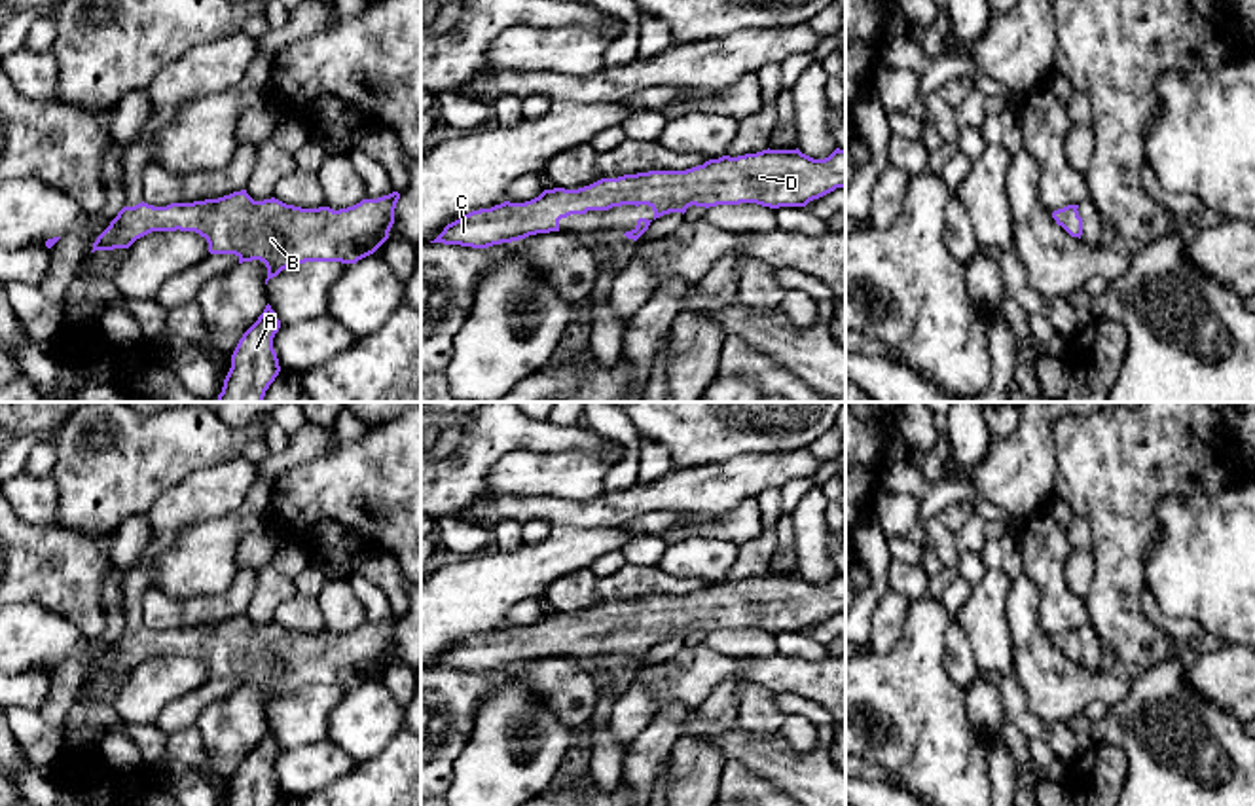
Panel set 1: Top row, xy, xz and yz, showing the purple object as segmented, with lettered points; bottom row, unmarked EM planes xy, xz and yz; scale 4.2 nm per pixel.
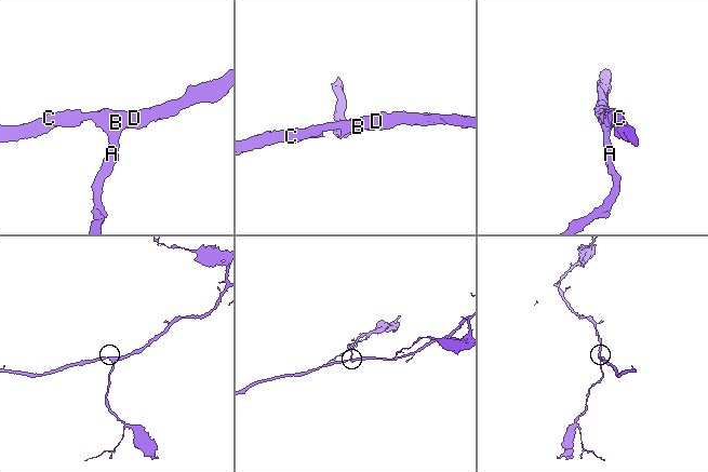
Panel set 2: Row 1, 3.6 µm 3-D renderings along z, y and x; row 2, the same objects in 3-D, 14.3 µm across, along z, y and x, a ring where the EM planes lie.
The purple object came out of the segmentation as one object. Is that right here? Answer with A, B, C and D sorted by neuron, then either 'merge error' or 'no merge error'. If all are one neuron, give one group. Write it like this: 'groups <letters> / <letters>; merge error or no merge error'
groups A B C D; no merge error

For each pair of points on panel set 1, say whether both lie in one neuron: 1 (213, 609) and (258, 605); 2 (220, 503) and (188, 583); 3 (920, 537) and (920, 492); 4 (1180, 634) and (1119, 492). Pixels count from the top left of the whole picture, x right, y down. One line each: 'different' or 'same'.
1: different
2: different
3: same
4: different

